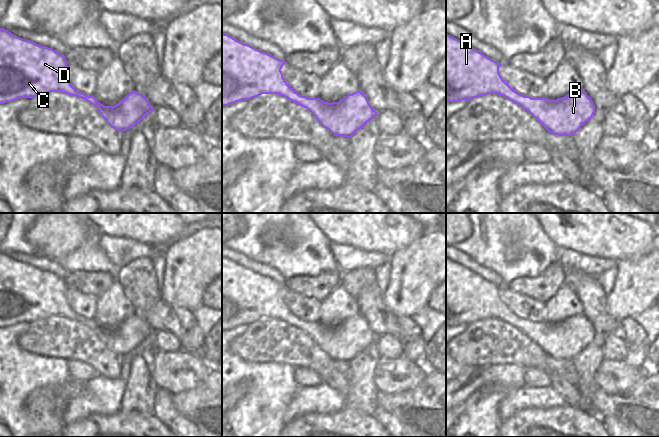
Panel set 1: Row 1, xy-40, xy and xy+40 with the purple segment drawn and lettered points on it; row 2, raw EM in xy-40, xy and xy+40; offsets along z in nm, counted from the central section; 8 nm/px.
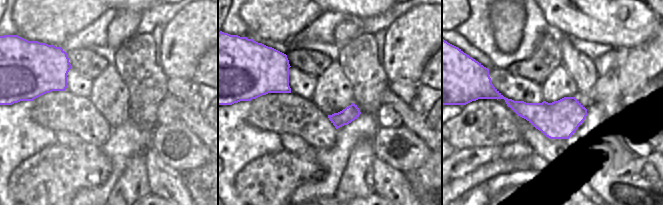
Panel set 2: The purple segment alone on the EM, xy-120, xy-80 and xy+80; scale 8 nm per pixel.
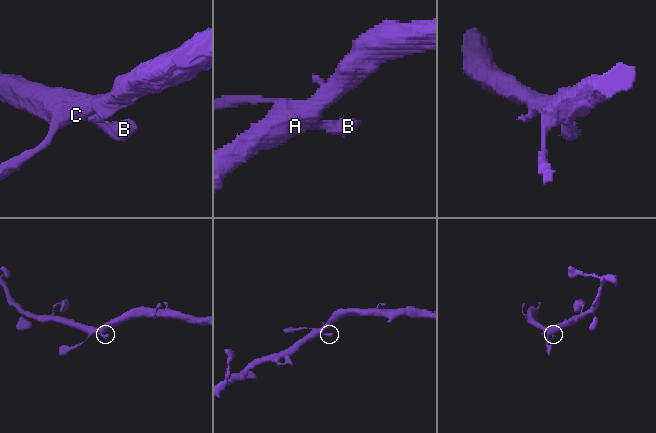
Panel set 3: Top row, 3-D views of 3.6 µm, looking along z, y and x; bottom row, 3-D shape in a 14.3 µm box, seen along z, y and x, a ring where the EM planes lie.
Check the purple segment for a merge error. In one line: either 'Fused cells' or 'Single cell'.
Single cell.

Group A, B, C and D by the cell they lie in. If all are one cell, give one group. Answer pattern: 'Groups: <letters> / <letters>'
Groups: A B C D.

